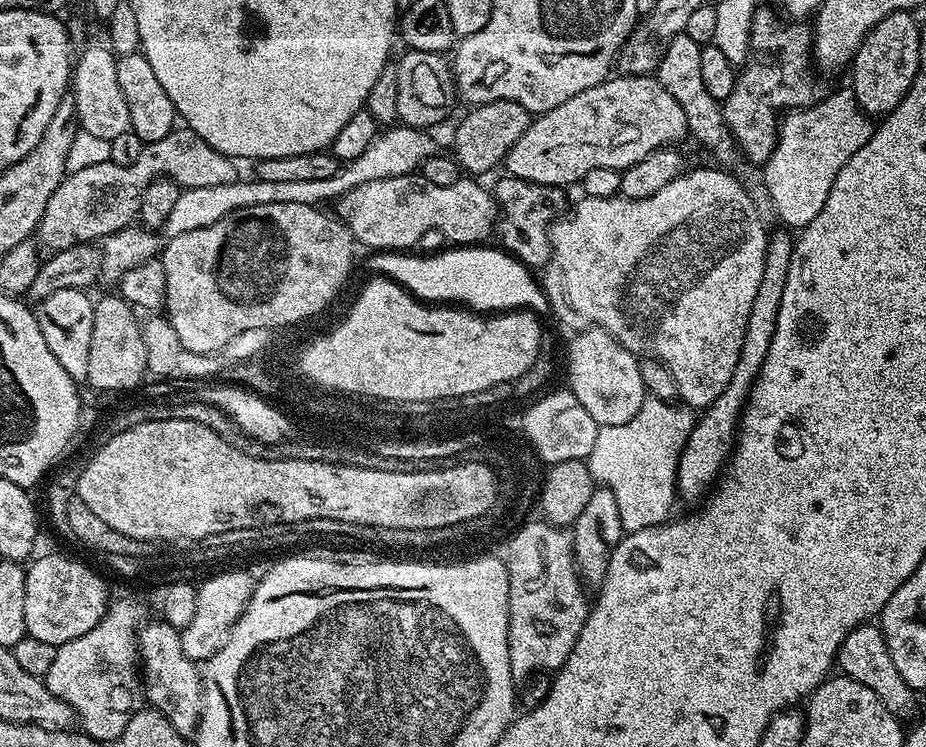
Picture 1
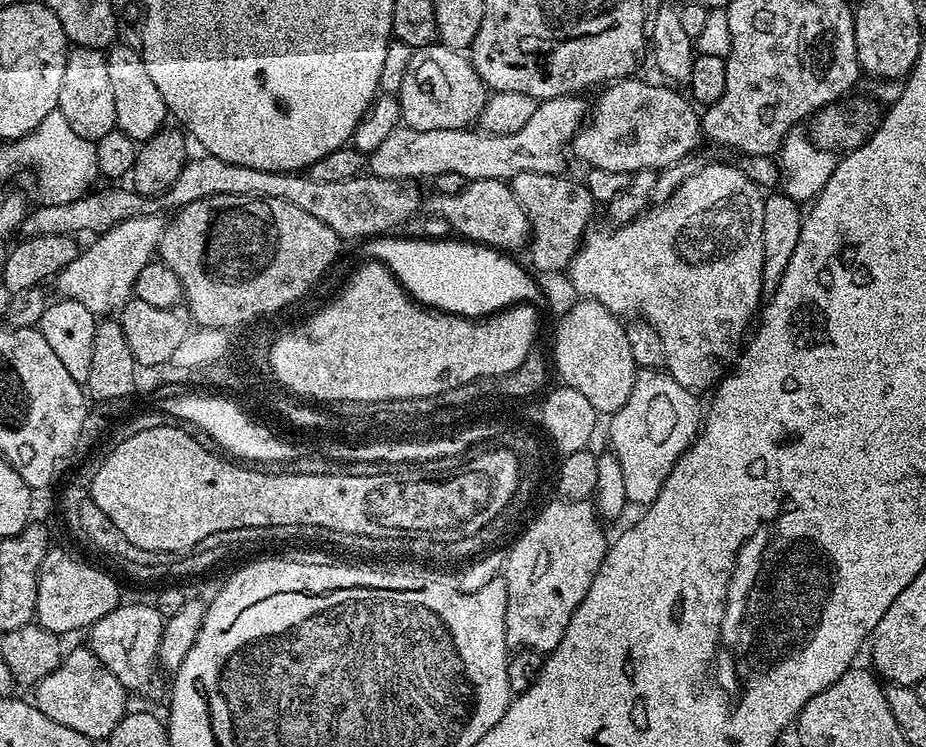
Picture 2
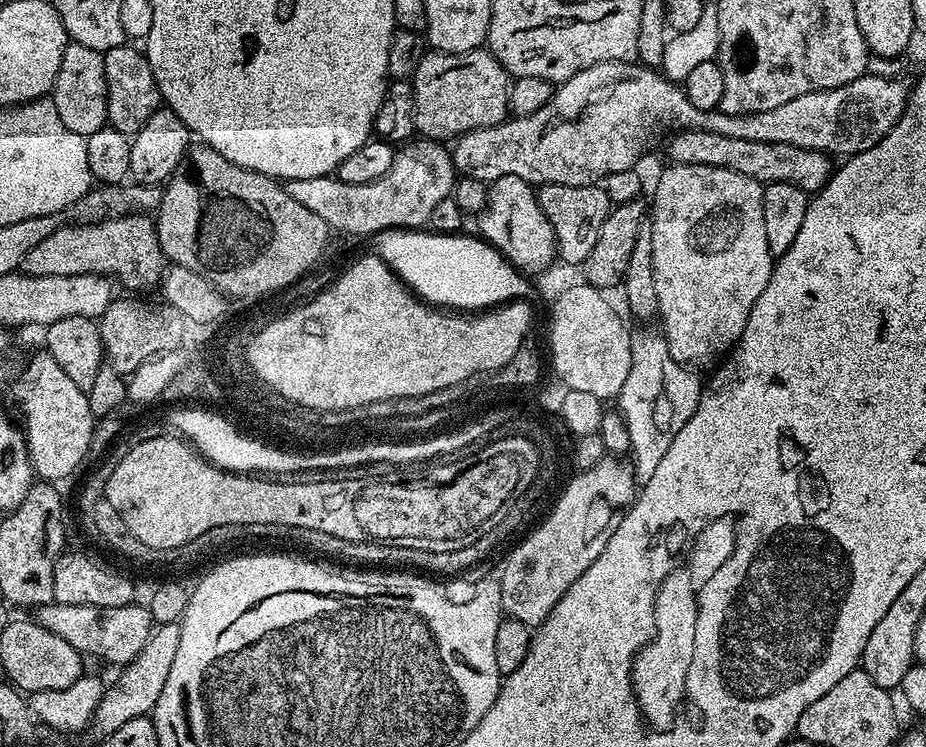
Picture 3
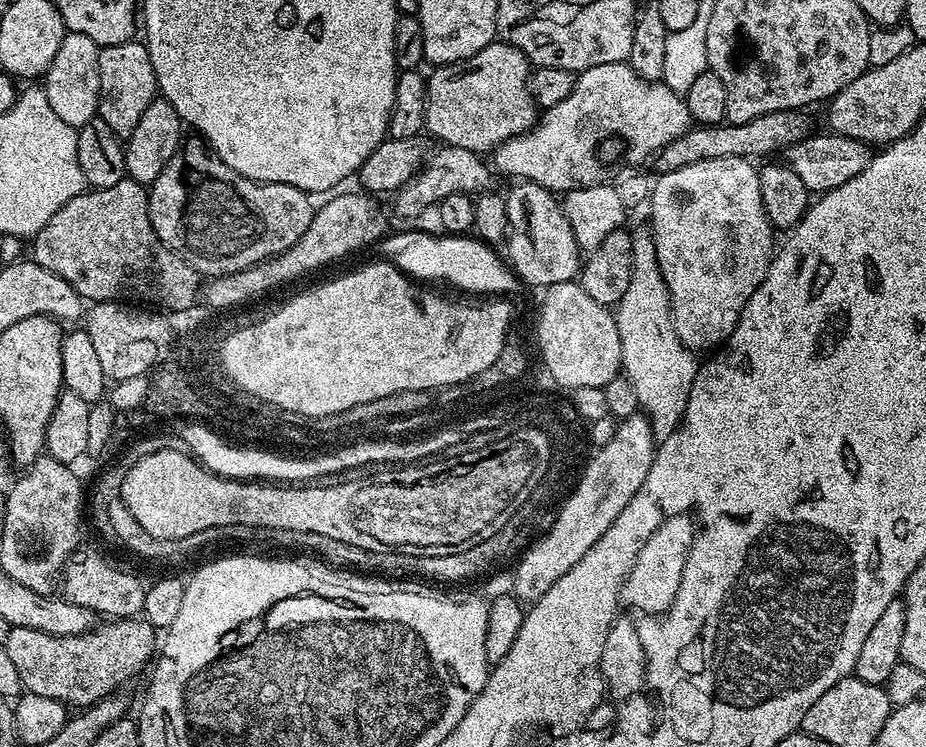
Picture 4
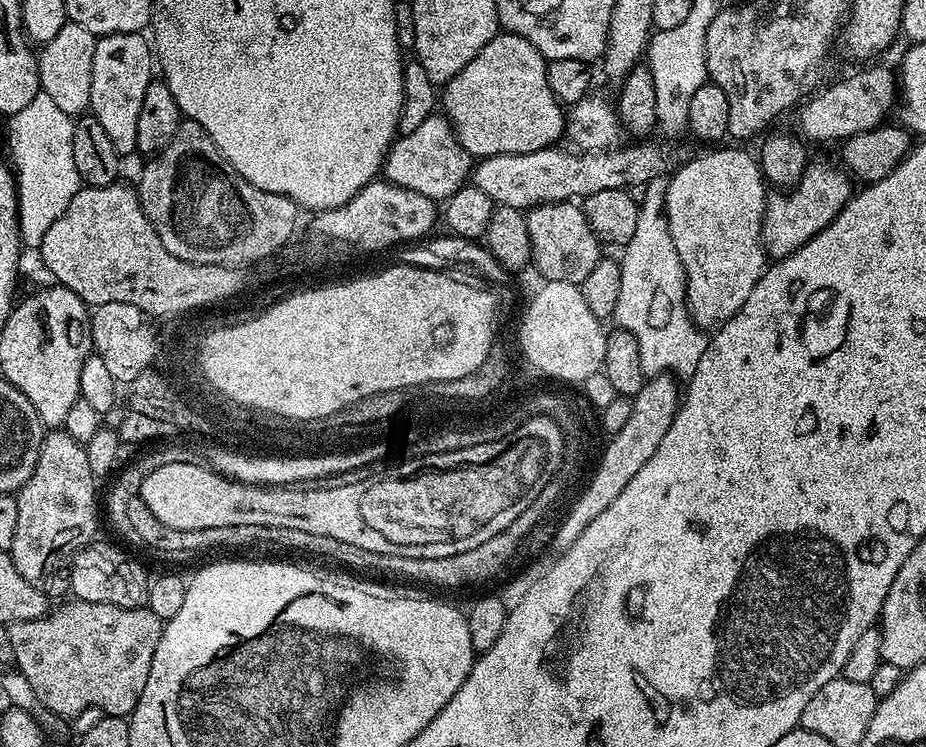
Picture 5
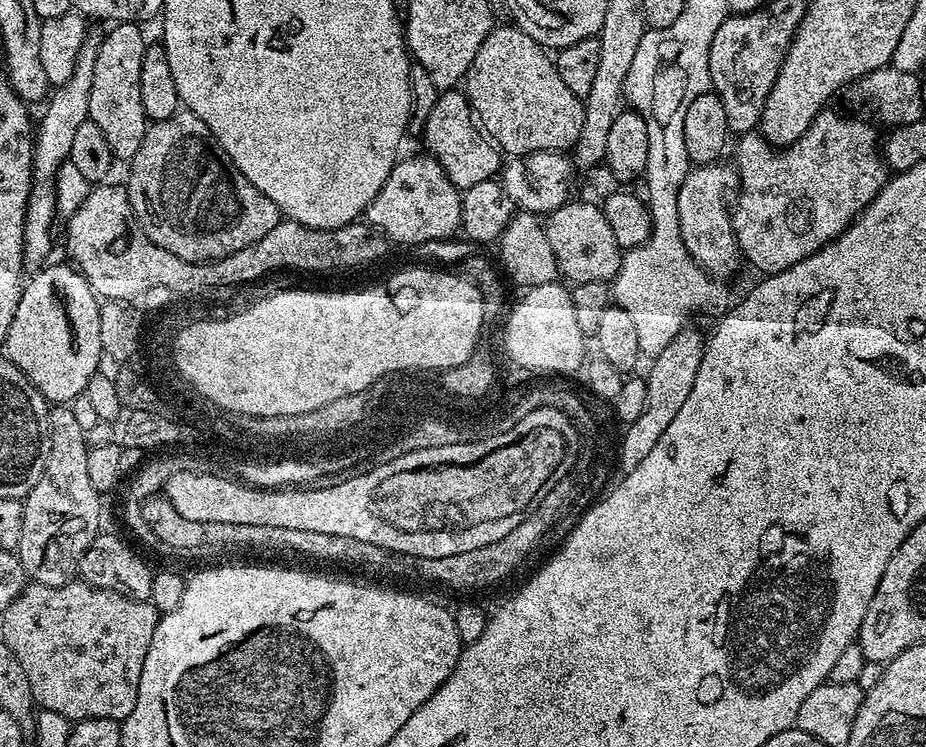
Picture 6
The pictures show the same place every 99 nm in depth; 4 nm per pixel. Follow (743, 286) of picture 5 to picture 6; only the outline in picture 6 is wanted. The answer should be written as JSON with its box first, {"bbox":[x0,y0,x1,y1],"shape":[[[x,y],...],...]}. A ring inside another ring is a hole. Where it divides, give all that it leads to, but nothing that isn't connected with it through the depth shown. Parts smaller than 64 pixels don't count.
{"bbox":[678,162,742,282],"shape":[[[724,162],[701,164],[689,171],[686,182],[682,182],[682,190],[678,192],[678,222],[682,226],[682,242],[686,242],[686,250],[698,262],[709,276],[724,282],[727,276],[736,272],[736,267],[742,264],[740,247],[732,229],[732,214],[730,211],[730,197],[734,192],[734,181],[737,179],[735,167],[724,165]]]}

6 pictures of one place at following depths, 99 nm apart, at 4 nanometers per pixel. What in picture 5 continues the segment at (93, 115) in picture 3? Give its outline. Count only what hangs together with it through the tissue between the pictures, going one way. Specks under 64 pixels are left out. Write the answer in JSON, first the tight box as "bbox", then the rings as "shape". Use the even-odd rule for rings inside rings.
{"bbox":[38,22,97,118],"shape":[[[69,22],[38,52],[40,90],[50,94],[51,100],[73,118],[79,117],[90,102],[90,74],[94,74],[94,46],[97,39],[97,36],[90,34],[90,30],[86,30],[86,26]]]}

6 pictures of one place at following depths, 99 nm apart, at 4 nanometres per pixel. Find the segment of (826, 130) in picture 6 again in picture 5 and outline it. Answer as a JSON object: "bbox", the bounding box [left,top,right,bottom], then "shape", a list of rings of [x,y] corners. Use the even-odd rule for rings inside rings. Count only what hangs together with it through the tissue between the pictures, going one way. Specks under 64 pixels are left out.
{"bbox":[760,162,854,261],"shape":[[[812,162],[804,169],[795,188],[787,194],[776,195],[780,196],[774,197],[773,200],[771,197],[767,201],[764,209],[764,225],[760,231],[760,239],[764,242],[764,251],[773,261],[785,260],[787,256],[794,254],[794,250],[798,250],[810,238],[814,238],[814,234],[821,232],[848,205],[848,201],[854,195],[854,184],[847,172],[843,170],[835,172],[832,168],[819,168],[816,162]]]}

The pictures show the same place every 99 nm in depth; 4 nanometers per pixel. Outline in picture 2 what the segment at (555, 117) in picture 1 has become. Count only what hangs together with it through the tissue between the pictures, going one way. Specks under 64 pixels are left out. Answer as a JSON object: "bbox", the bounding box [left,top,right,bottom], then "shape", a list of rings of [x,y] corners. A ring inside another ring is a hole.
{"bbox":[571,79,702,174],"shape":[[[636,79],[617,80],[609,83],[601,91],[605,92],[597,98],[593,108],[591,105],[586,123],[572,139],[571,155],[573,152],[582,163],[589,164],[600,172],[625,172],[625,174],[674,166],[693,155],[692,151],[699,146],[700,140],[702,141],[702,116],[690,103],[689,97],[675,87],[665,86],[663,83],[651,84],[648,80]]]}

